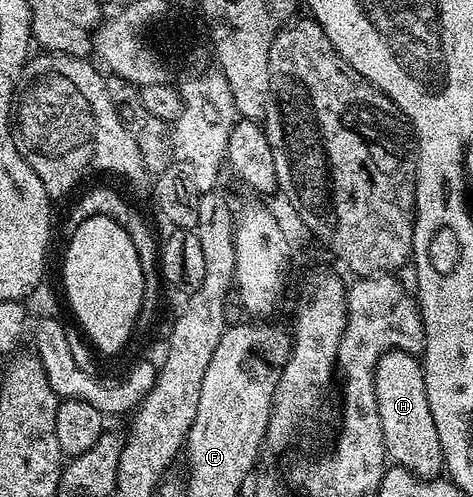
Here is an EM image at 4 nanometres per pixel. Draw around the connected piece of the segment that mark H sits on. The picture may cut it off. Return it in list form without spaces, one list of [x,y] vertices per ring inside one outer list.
[[[385,352],[374,371],[374,385],[387,457],[417,476],[437,477],[443,471],[444,461],[440,434],[436,434],[436,422],[432,422],[432,410],[428,406],[421,359],[413,352]]]

